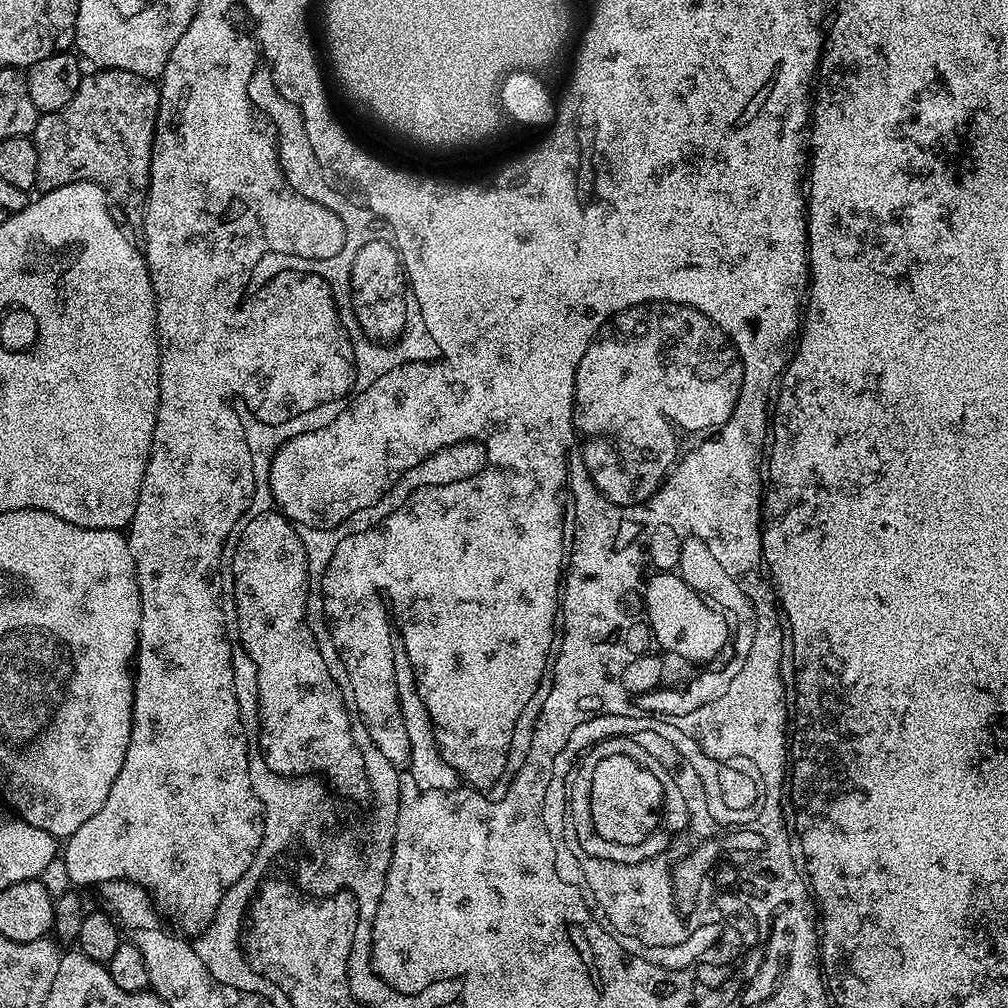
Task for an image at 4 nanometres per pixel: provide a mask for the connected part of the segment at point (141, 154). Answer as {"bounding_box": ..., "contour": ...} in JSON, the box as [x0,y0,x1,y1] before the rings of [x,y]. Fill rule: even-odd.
{"bounding_box":[30,68,160,230],"contour":[[[106,68],[93,73],[93,76],[81,75],[78,90],[74,98],[70,98],[68,105],[57,112],[43,113],[32,132],[30,139],[35,142],[38,150],[36,188],[45,193],[74,182],[97,184],[108,193],[109,201],[128,215],[127,227],[140,230],[144,226],[142,209],[148,198],[152,143],[156,137],[156,119],[160,109],[160,89],[149,77],[139,76],[130,70]]]}

